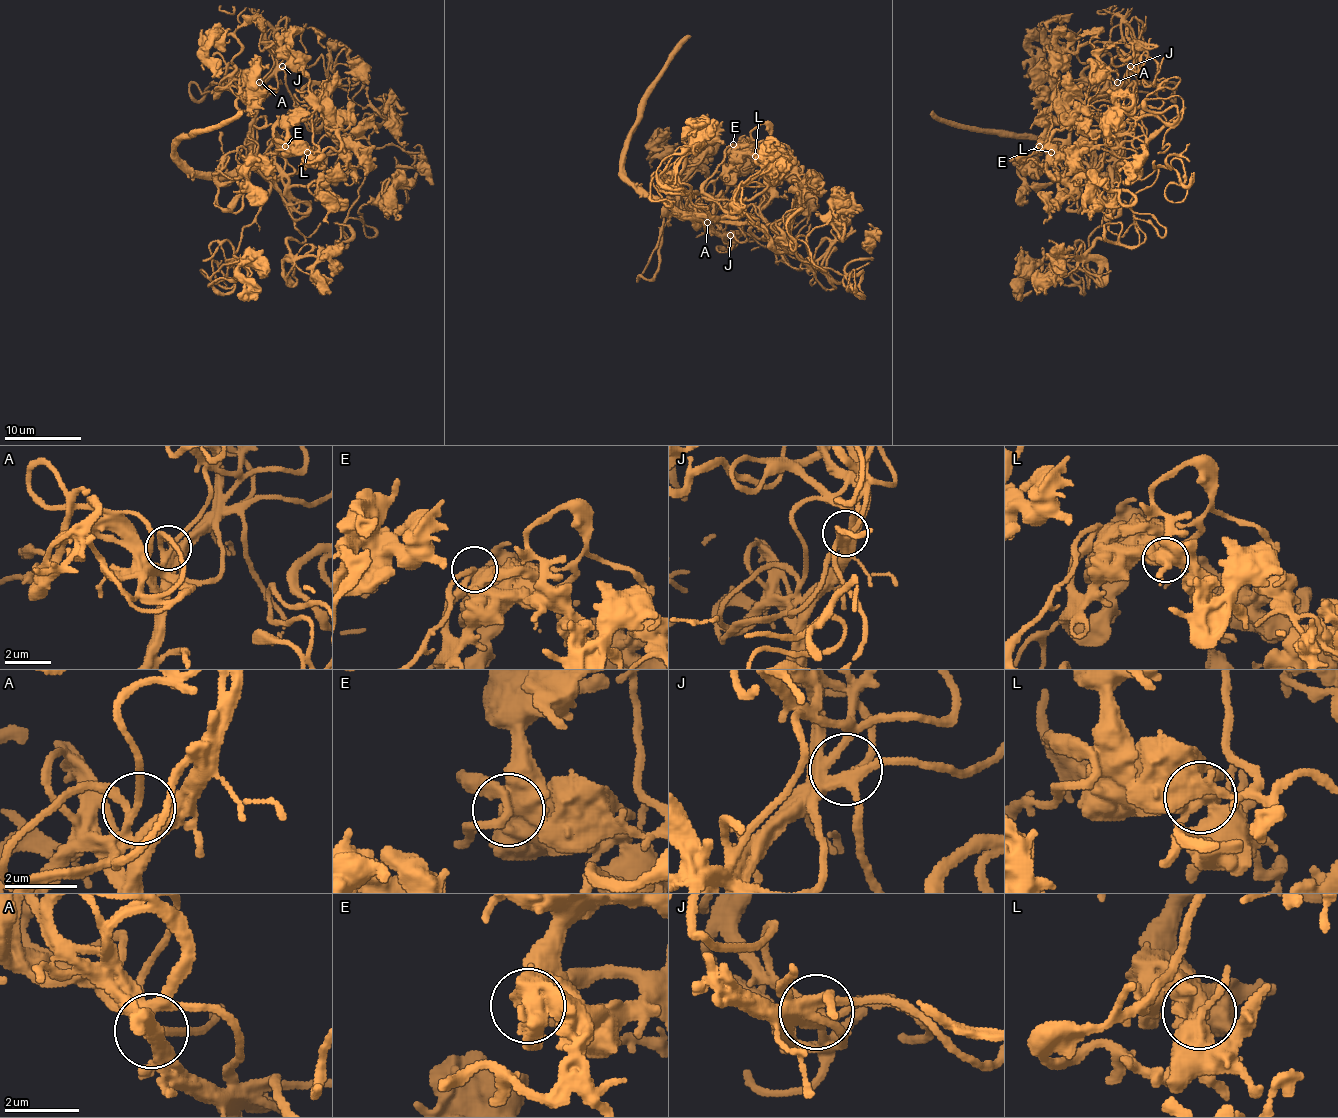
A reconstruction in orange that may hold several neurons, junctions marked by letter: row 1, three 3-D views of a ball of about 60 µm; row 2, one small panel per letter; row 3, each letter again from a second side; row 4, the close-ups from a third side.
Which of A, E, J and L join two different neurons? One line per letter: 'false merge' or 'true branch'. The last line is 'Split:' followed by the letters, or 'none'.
A: true branch
E: true branch
J: true branch
L: false merge
Split: L

